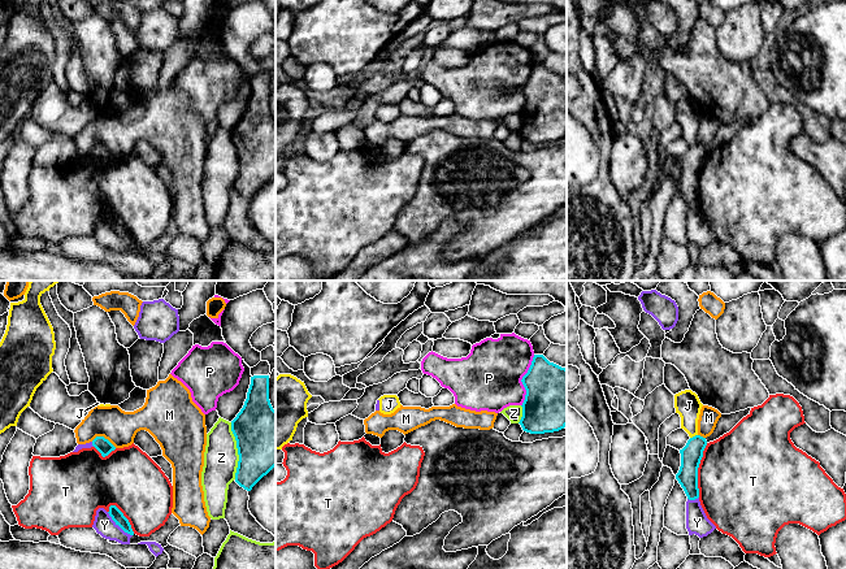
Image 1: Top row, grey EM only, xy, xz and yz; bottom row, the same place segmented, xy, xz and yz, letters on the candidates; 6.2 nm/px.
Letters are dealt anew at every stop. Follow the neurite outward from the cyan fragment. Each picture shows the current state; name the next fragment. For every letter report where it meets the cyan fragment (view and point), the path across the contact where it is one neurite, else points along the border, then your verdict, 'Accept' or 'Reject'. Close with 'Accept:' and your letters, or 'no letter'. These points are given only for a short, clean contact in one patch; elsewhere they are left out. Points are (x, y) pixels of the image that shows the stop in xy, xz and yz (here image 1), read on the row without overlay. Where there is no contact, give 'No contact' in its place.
J: Touches cyan at yz (693, 146). Boundary: yz (697, 143), (690, 147). Reject
M: Touches cyan at xy (103, 146). Reject
P: Touches cyan at xz (521, 90). Reject
T: Touches cyan at yz (697, 179). Reject
Y: Touches cyan at xy (118, 234). Reject
Z: Touches cyan at xy (238, 160). Reject
Accept: no letter

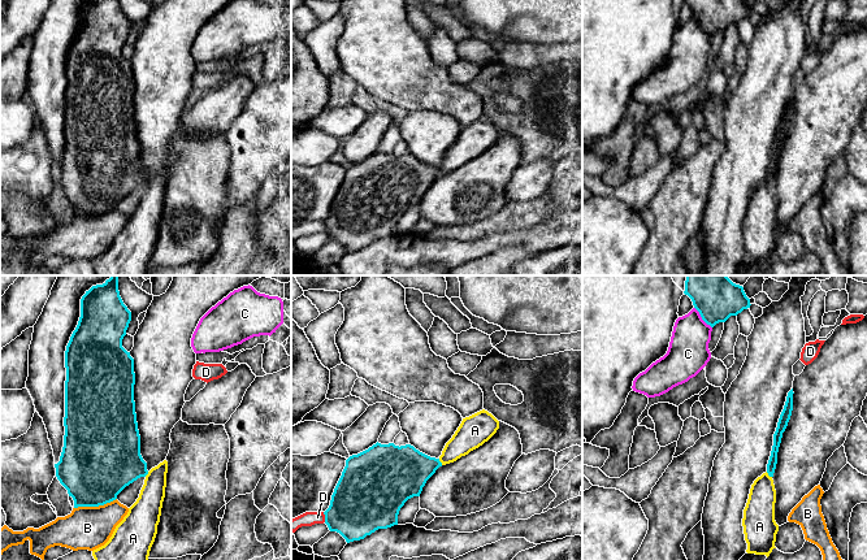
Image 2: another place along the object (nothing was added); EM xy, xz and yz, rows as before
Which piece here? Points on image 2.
A: Touches cyan at yz (768, 183). Boundary: yz (766, 181), (771, 186). Reject
B: Touches cyan at xy (95, 215). Reject
C: Touches cyan at yz (701, 25). Reject
D: Touches cyan at xz (325, 226). Reject
Accept: no letter

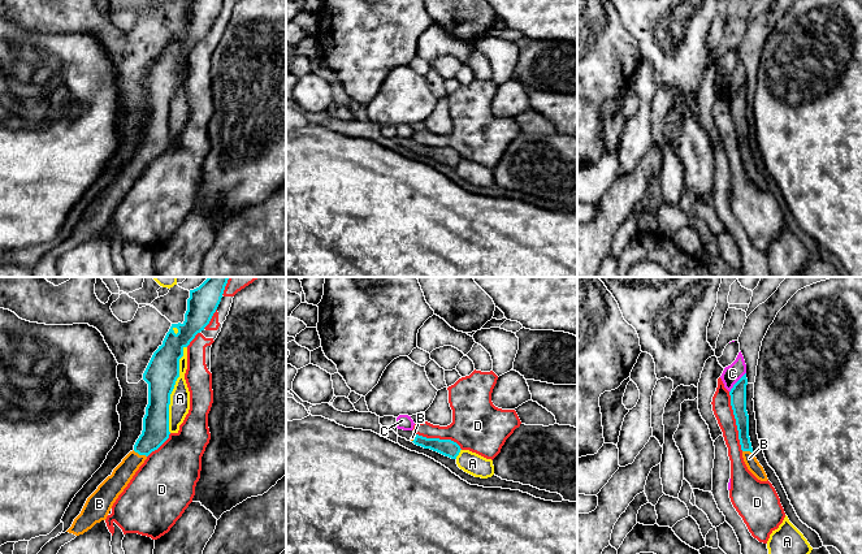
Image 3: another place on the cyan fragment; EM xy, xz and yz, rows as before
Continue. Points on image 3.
A: Touches cyan at xy (173, 96). Reject
B: Touches cyan at xy (139, 163). Path across: xy (155, 141), (139, 163), (113, 194). Accept
C: Touches cyan at yz (736, 91). Reject
D: Touches cyan at yz (736, 130). Reject
Accept: B

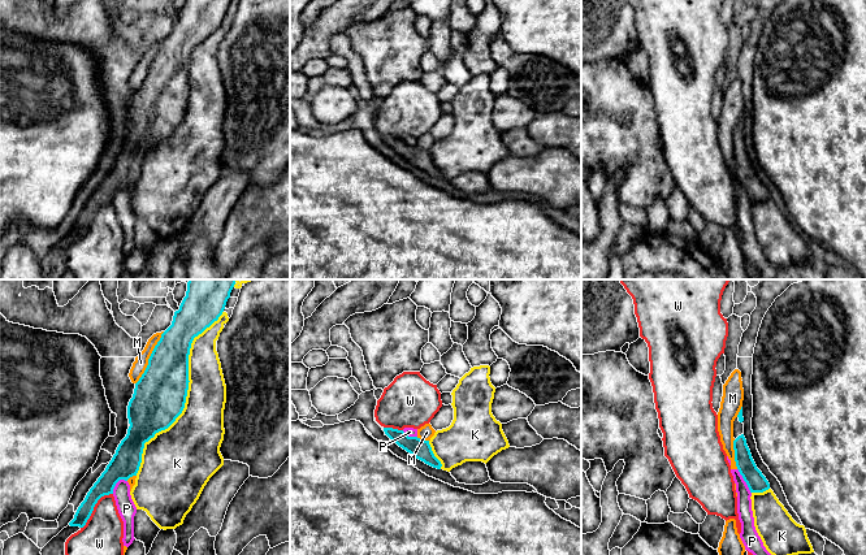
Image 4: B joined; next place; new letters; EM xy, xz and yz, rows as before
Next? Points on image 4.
K: Touches cyan at xy (186, 103). Reject
M: Touches cyan at xy (150, 66). Reject
P: Touches cyan at yz (744, 189). Boundary: yz (737, 177), (750, 202). Reject
W: Touches cyan at xy (94, 215). Reject
Accept: no letter

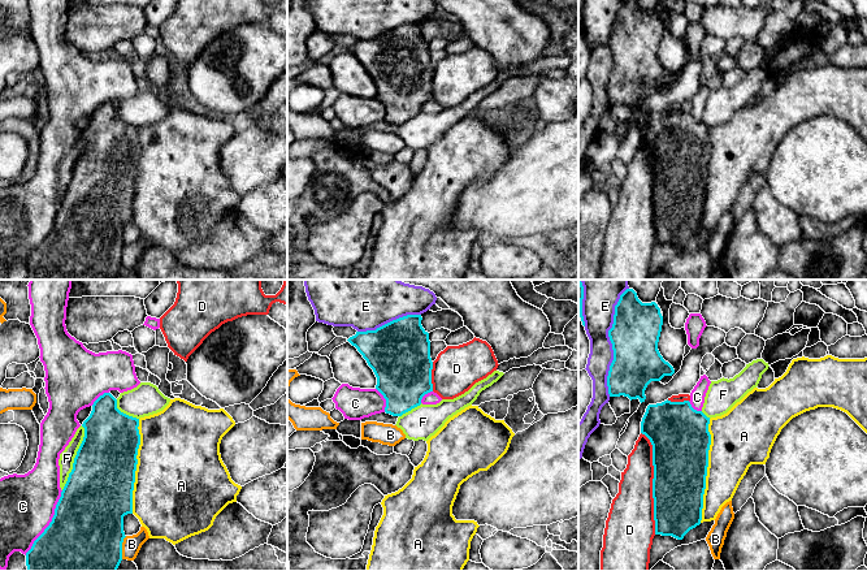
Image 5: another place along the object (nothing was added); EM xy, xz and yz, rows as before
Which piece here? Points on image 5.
A: Touches cyan at yz (706, 180). Reject
B: Touches cyan at xy (121, 256). Reject
C: Touches cyan at xy (50, 232). Reject
D: Touches cyan at yz (653, 191). Reject
E: Touches cyan at yz (611, 51). Reject
F: Touches cyan at xy (74, 167). Reject
Accept: no letter

